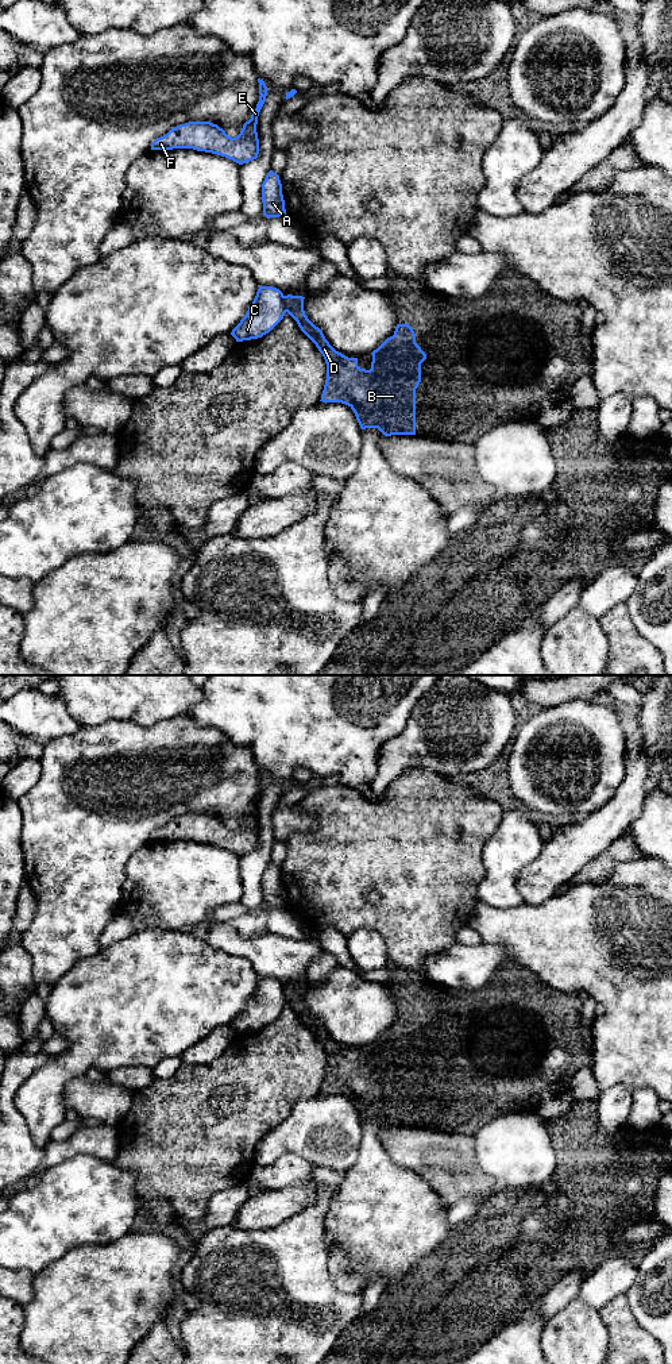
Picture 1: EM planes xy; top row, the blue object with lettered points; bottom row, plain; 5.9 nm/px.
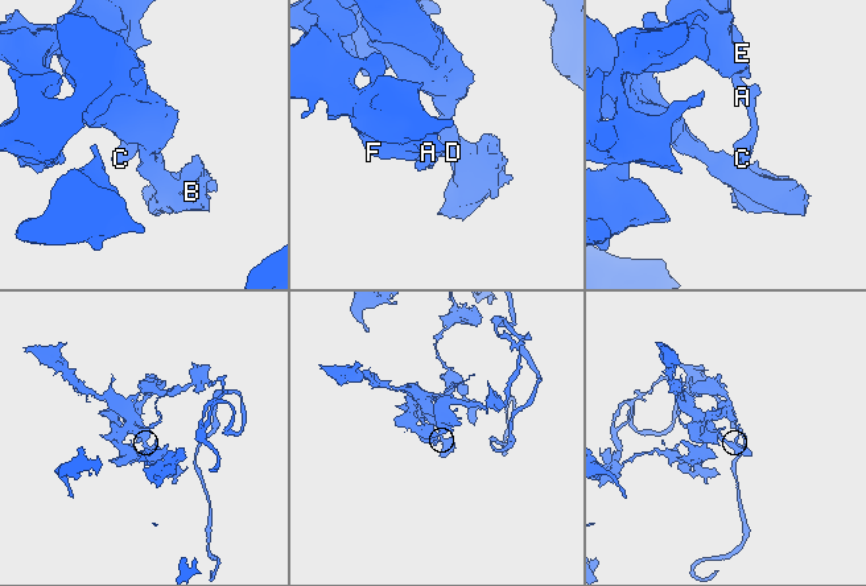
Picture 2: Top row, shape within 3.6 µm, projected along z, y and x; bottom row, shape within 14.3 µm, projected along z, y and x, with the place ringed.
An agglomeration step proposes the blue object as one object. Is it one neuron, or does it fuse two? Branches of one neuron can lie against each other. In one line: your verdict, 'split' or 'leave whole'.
split

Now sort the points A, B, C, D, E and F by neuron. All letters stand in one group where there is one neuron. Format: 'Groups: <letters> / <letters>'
Groups: A C E F / B D

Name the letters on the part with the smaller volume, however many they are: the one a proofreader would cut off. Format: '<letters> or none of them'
B, D

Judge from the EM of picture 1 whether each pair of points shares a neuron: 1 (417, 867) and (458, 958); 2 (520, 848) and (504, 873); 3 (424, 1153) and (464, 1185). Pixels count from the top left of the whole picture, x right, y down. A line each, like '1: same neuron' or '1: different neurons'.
1: different neurons
2: same neuron
3: same neuron

